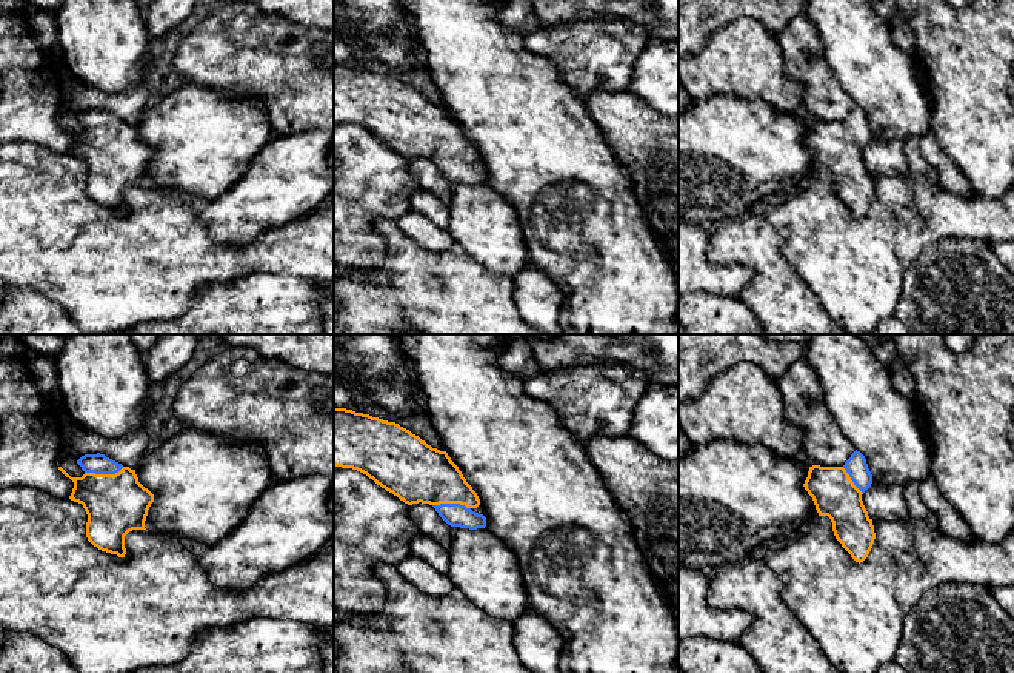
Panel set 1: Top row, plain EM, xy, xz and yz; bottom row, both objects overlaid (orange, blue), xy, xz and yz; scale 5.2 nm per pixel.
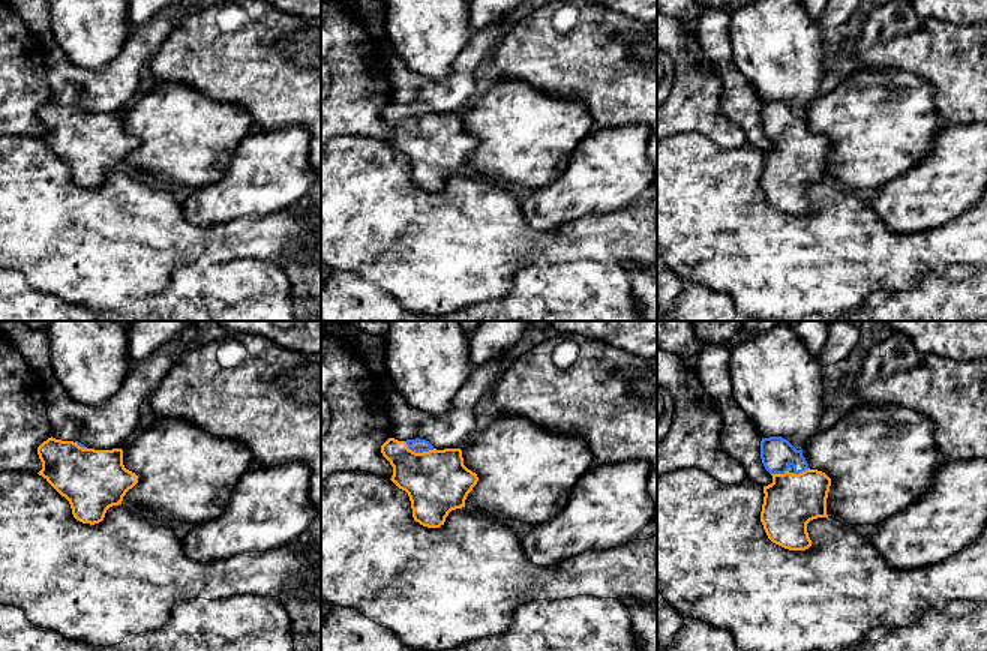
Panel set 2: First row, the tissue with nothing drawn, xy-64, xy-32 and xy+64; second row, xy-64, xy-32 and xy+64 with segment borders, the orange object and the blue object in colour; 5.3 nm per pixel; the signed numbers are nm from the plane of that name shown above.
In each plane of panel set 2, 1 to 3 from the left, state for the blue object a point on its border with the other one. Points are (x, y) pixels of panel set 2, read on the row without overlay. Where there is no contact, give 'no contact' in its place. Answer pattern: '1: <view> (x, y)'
1: xy-64 (81, 111)
2: xy-32 (419, 117)
3: xy+64 (779, 138)

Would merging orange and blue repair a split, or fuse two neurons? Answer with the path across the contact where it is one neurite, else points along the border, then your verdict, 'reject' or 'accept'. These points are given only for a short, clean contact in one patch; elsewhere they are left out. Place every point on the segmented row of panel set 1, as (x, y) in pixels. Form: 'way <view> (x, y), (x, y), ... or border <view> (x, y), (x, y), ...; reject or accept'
way xy (116, 504), (106, 488), (103, 475), (99, 464); accept

